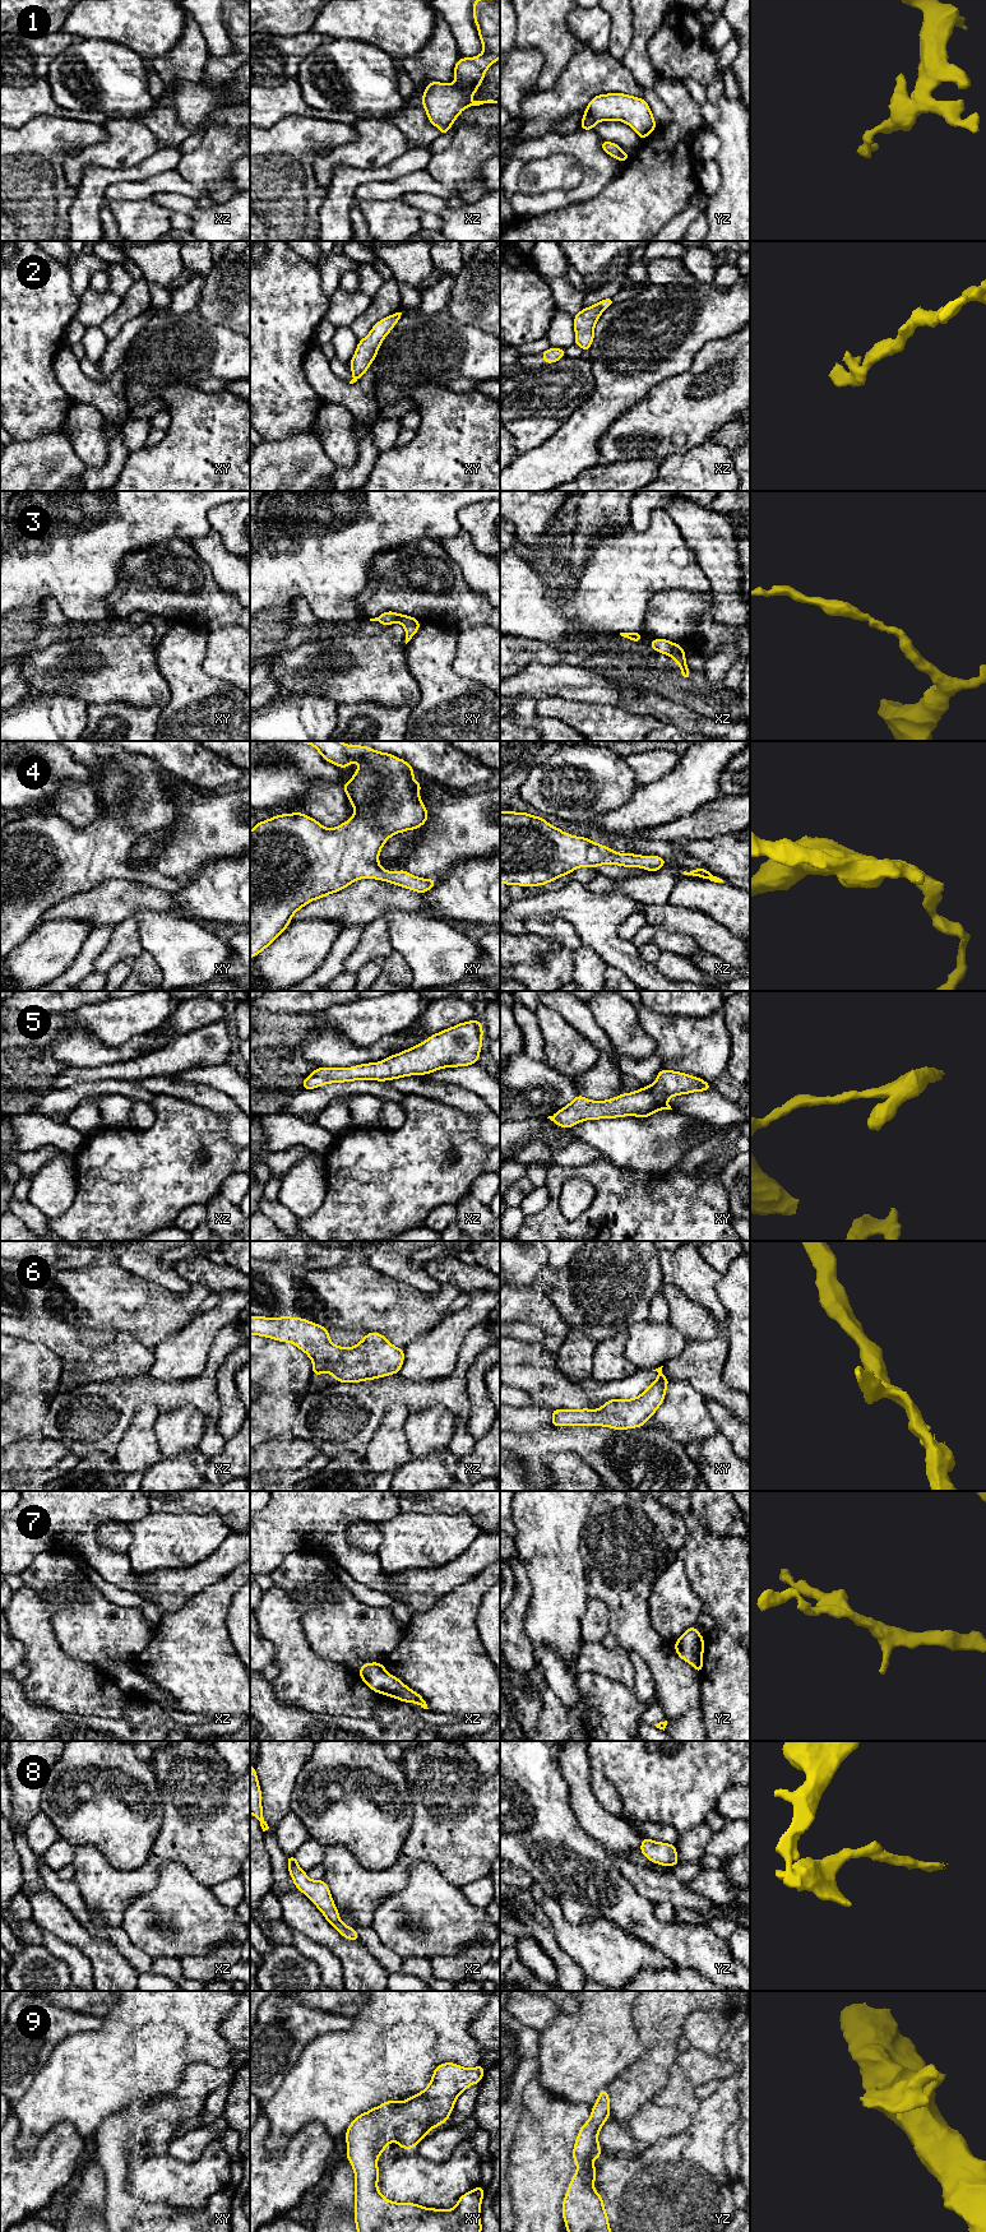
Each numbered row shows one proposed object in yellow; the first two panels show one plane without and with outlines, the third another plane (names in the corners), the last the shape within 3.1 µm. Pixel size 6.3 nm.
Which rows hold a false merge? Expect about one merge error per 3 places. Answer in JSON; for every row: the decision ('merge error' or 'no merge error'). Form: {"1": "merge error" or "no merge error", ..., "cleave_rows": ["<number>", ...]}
{"1": "no merge error", "2": "no merge error", "3": "no merge error", "4": "no merge error", "5": "no merge error", "6": "no merge error", "7": "no merge error", "8": "no merge error", "9": "no merge error", "cleave_rows": []}

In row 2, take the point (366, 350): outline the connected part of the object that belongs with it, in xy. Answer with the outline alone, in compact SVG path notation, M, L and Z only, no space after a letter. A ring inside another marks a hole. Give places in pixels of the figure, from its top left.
M402 312L392 314L379 320L370 333L358 341L356 352L350 362L352 370L352 380L350 384L356 383L367 371L369 366L374 362L376 353L394 325L399 321Z

